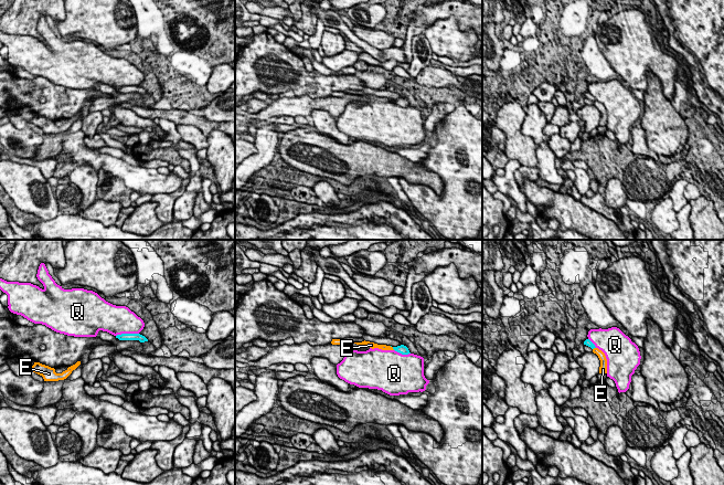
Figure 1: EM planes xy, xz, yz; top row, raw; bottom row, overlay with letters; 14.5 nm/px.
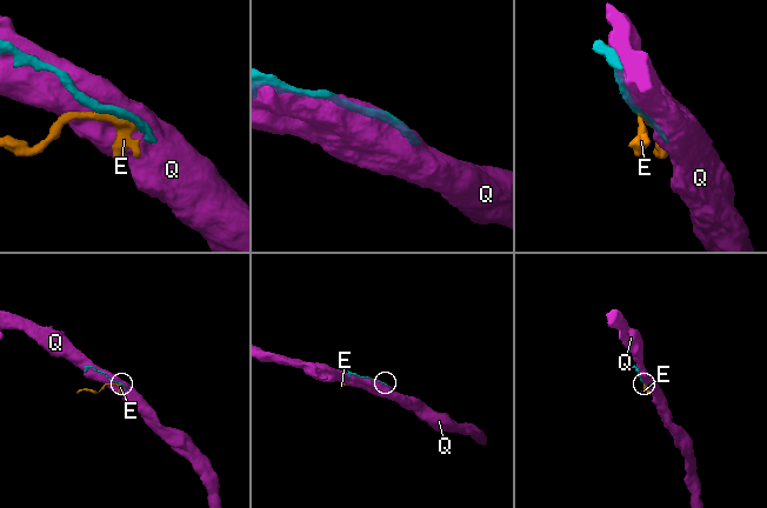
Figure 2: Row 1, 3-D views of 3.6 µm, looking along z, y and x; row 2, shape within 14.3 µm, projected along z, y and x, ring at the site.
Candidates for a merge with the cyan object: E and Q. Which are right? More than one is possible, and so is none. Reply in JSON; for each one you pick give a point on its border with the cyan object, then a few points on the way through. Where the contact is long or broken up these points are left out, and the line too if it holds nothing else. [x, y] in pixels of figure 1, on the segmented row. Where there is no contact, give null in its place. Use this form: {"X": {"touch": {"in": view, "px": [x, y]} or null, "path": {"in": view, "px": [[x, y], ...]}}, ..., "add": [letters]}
{"add": []}

